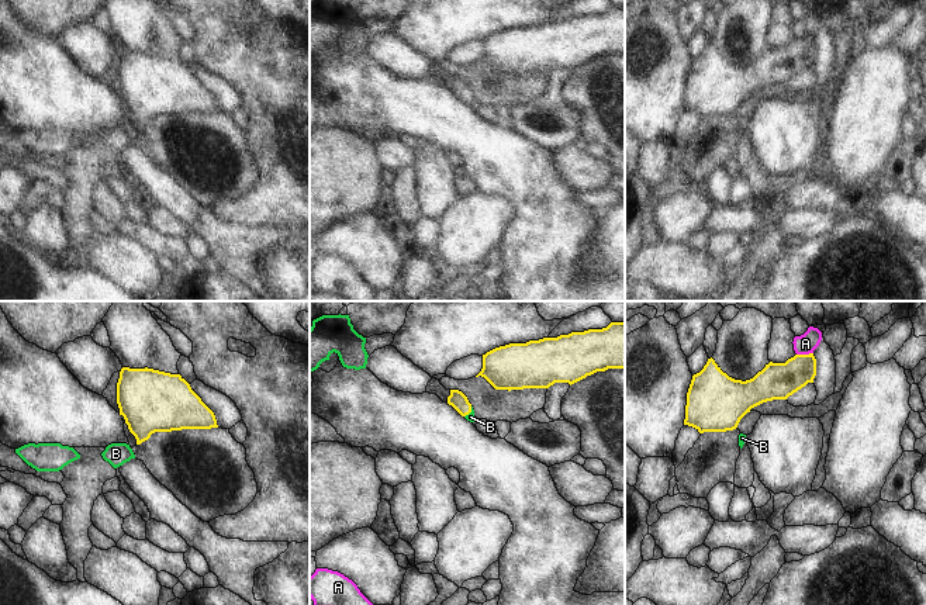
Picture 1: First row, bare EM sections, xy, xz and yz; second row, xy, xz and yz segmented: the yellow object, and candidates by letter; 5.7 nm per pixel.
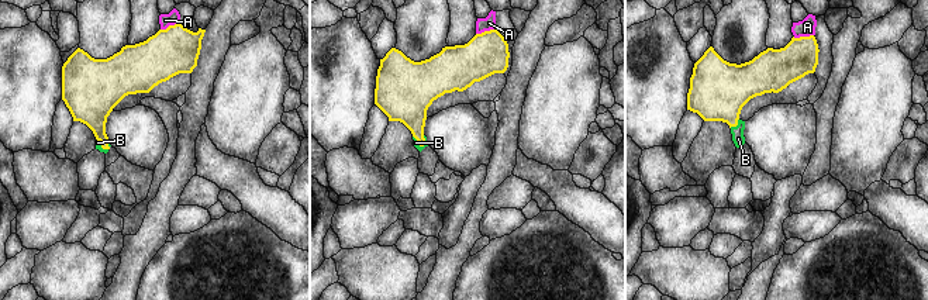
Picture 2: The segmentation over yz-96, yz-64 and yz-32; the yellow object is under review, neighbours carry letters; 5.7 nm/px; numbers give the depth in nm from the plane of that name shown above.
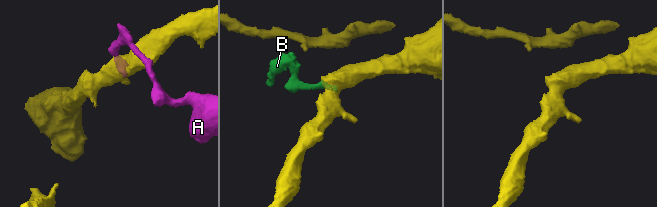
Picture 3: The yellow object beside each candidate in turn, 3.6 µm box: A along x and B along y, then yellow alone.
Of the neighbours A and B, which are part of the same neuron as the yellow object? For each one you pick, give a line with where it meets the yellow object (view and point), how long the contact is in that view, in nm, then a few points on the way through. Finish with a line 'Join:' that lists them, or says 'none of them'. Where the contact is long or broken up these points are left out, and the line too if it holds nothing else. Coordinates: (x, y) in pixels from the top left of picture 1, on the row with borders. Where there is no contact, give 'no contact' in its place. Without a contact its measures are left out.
B: meets yellow in xz at (469, 412); contact 80 nm long; runs through xz (458, 400), (469, 412), (470, 417)
Join: B

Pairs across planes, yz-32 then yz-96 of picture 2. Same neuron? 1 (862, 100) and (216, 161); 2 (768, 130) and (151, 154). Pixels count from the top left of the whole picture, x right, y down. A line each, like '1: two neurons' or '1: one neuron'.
1: two neurons
2: one neuron

